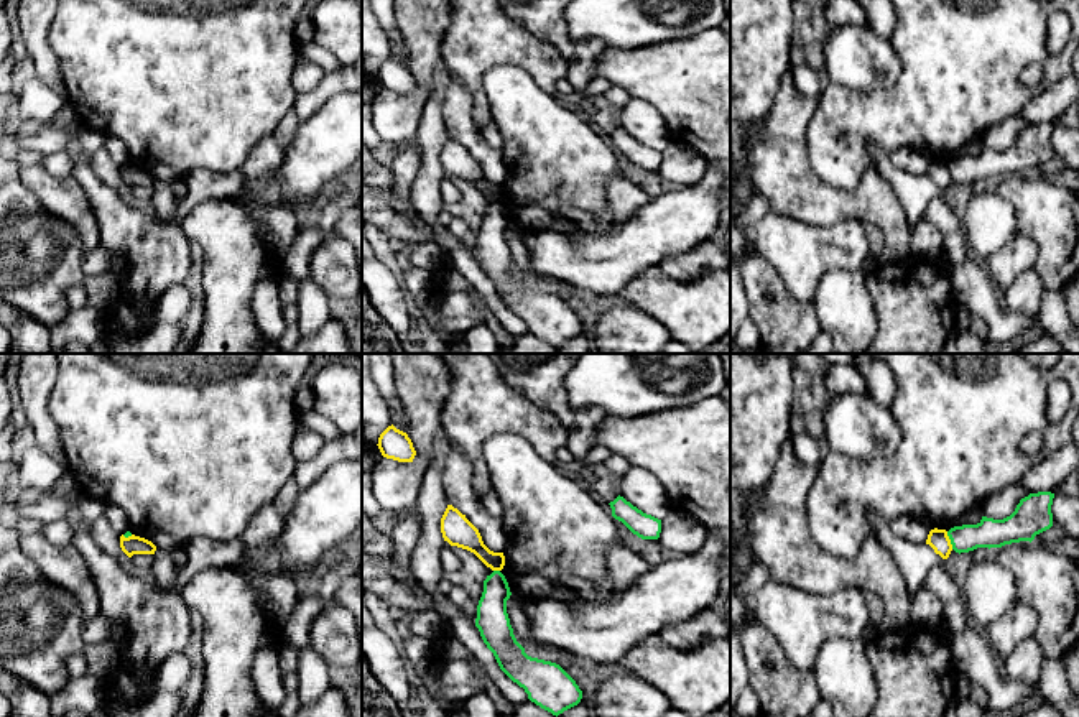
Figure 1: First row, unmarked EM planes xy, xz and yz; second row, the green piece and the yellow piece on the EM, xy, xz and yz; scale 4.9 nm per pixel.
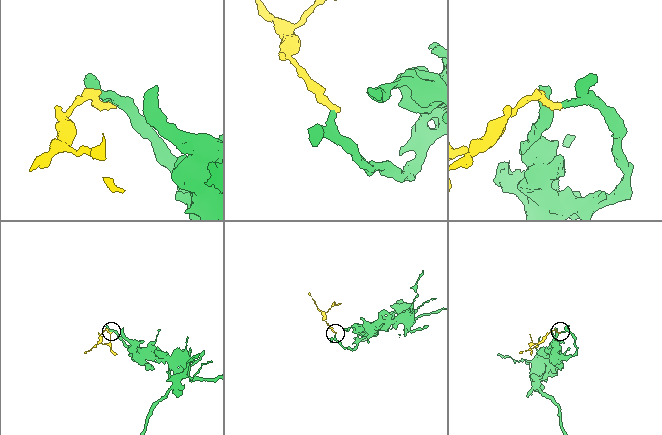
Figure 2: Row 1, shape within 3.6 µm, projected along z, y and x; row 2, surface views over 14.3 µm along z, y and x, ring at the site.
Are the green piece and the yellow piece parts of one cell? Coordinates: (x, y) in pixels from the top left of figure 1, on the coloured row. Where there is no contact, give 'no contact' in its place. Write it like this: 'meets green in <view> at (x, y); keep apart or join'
meets green in yz at (949, 538); keep apart

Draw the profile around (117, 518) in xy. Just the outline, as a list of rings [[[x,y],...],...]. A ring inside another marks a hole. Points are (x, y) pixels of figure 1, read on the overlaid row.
[[[107,505],[104,516],[109,520],[118,536],[128,531],[130,521],[122,508]]]

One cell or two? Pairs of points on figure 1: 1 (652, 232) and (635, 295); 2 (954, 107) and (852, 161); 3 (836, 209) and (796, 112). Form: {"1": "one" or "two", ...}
{"1": "two", "2": "one", "3": "one"}

